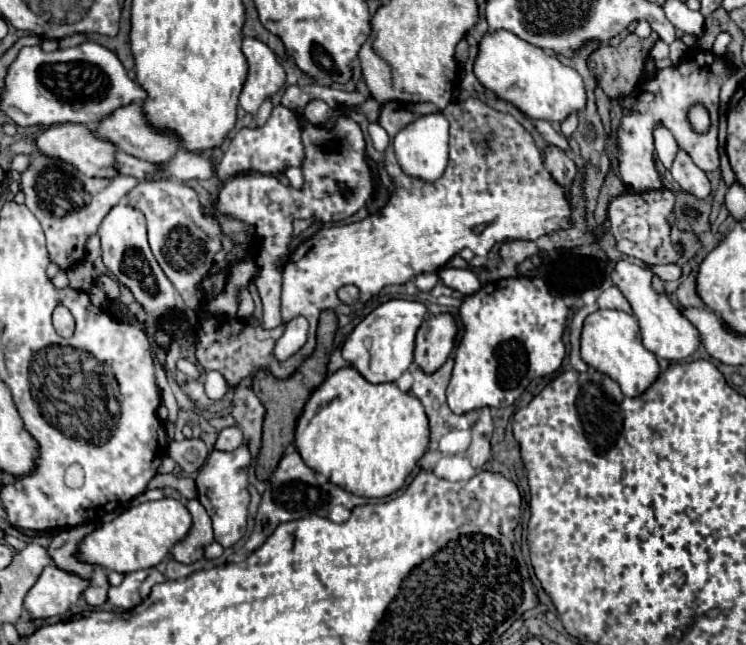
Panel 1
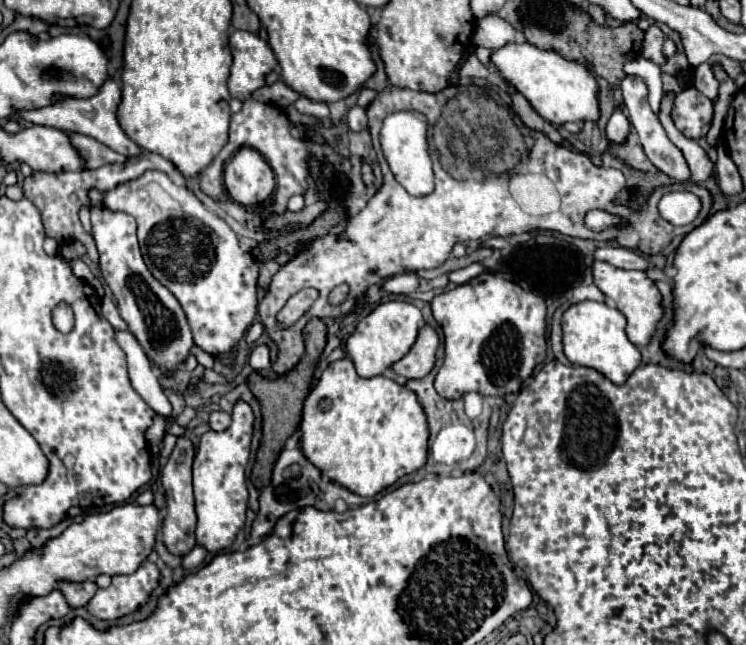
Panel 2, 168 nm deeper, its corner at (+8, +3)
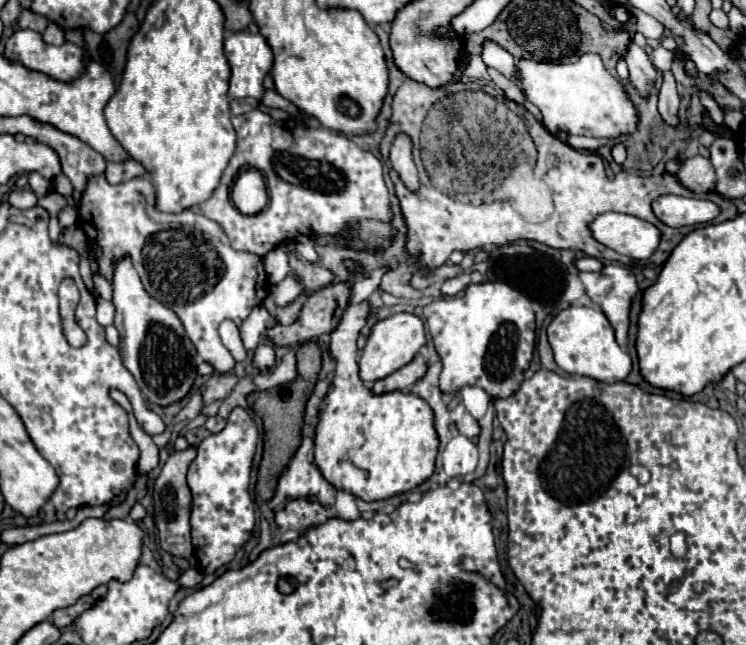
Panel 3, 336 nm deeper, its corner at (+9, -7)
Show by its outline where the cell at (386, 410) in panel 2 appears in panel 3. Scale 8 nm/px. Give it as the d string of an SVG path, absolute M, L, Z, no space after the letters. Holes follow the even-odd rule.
M368 302L348 306L338 328L330 334L330 348L332 348L330 354L336 360L336 376L330 386L330 392L326 394L326 406L322 408L320 422L316 426L314 462L318 464L322 476L338 490L346 490L366 502L374 502L374 500L386 500L386 498L392 498L394 494L414 490L424 480L428 480L436 466L434 462L436 462L440 440L434 428L434 412L426 400L408 392L398 392L398 390L376 396L372 394L372 390L368 390L362 384L358 376L358 362L356 362L358 358L356 340L362 326L366 324L368 310L370 310Z

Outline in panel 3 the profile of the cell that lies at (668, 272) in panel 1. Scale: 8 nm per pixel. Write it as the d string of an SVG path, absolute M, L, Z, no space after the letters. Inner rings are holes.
M584 256L584 258L578 258L574 262L574 266L582 272L600 272L602 270L602 262L598 258L592 258L592 256Z

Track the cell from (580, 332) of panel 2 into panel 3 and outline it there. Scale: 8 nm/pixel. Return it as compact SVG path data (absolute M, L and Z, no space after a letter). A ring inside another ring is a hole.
M570 306L566 310L560 310L548 324L546 332L548 332L548 342L554 350L556 364L568 374L588 376L598 382L614 384L622 382L632 370L630 356L616 344L614 330L600 308Z

